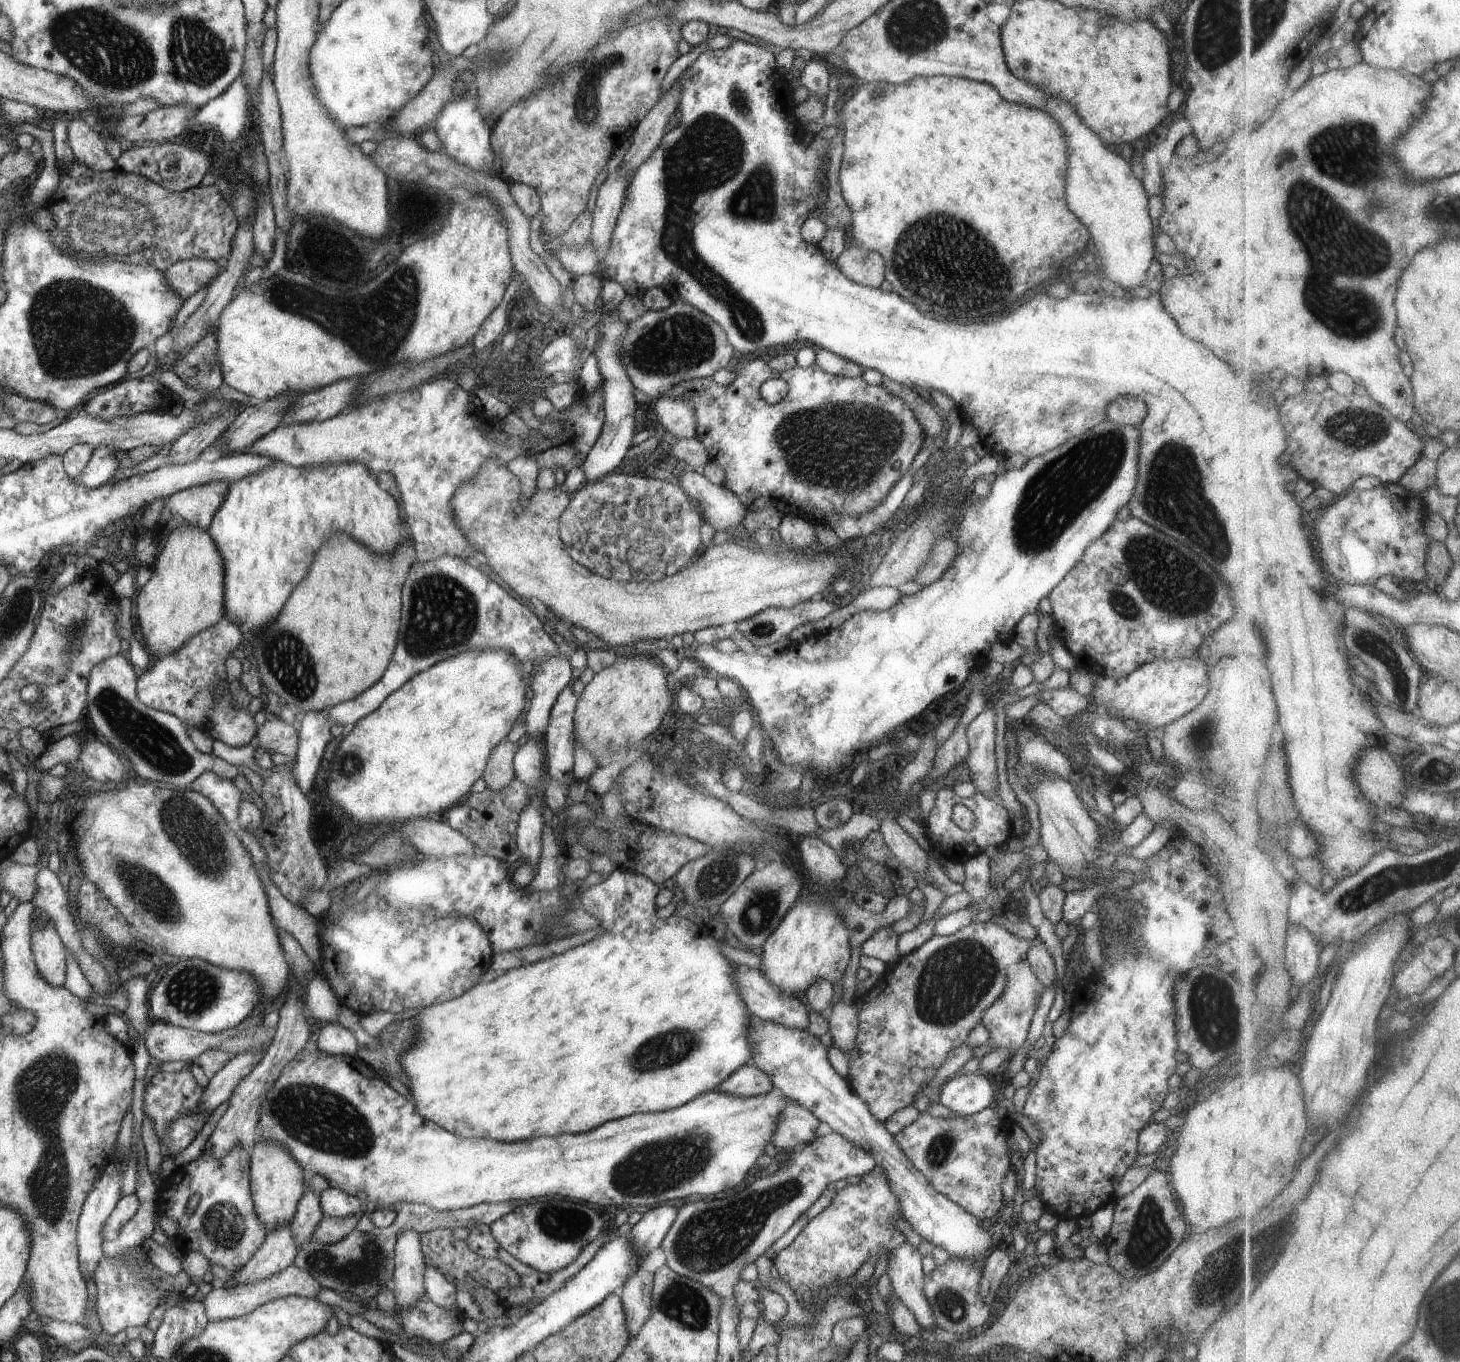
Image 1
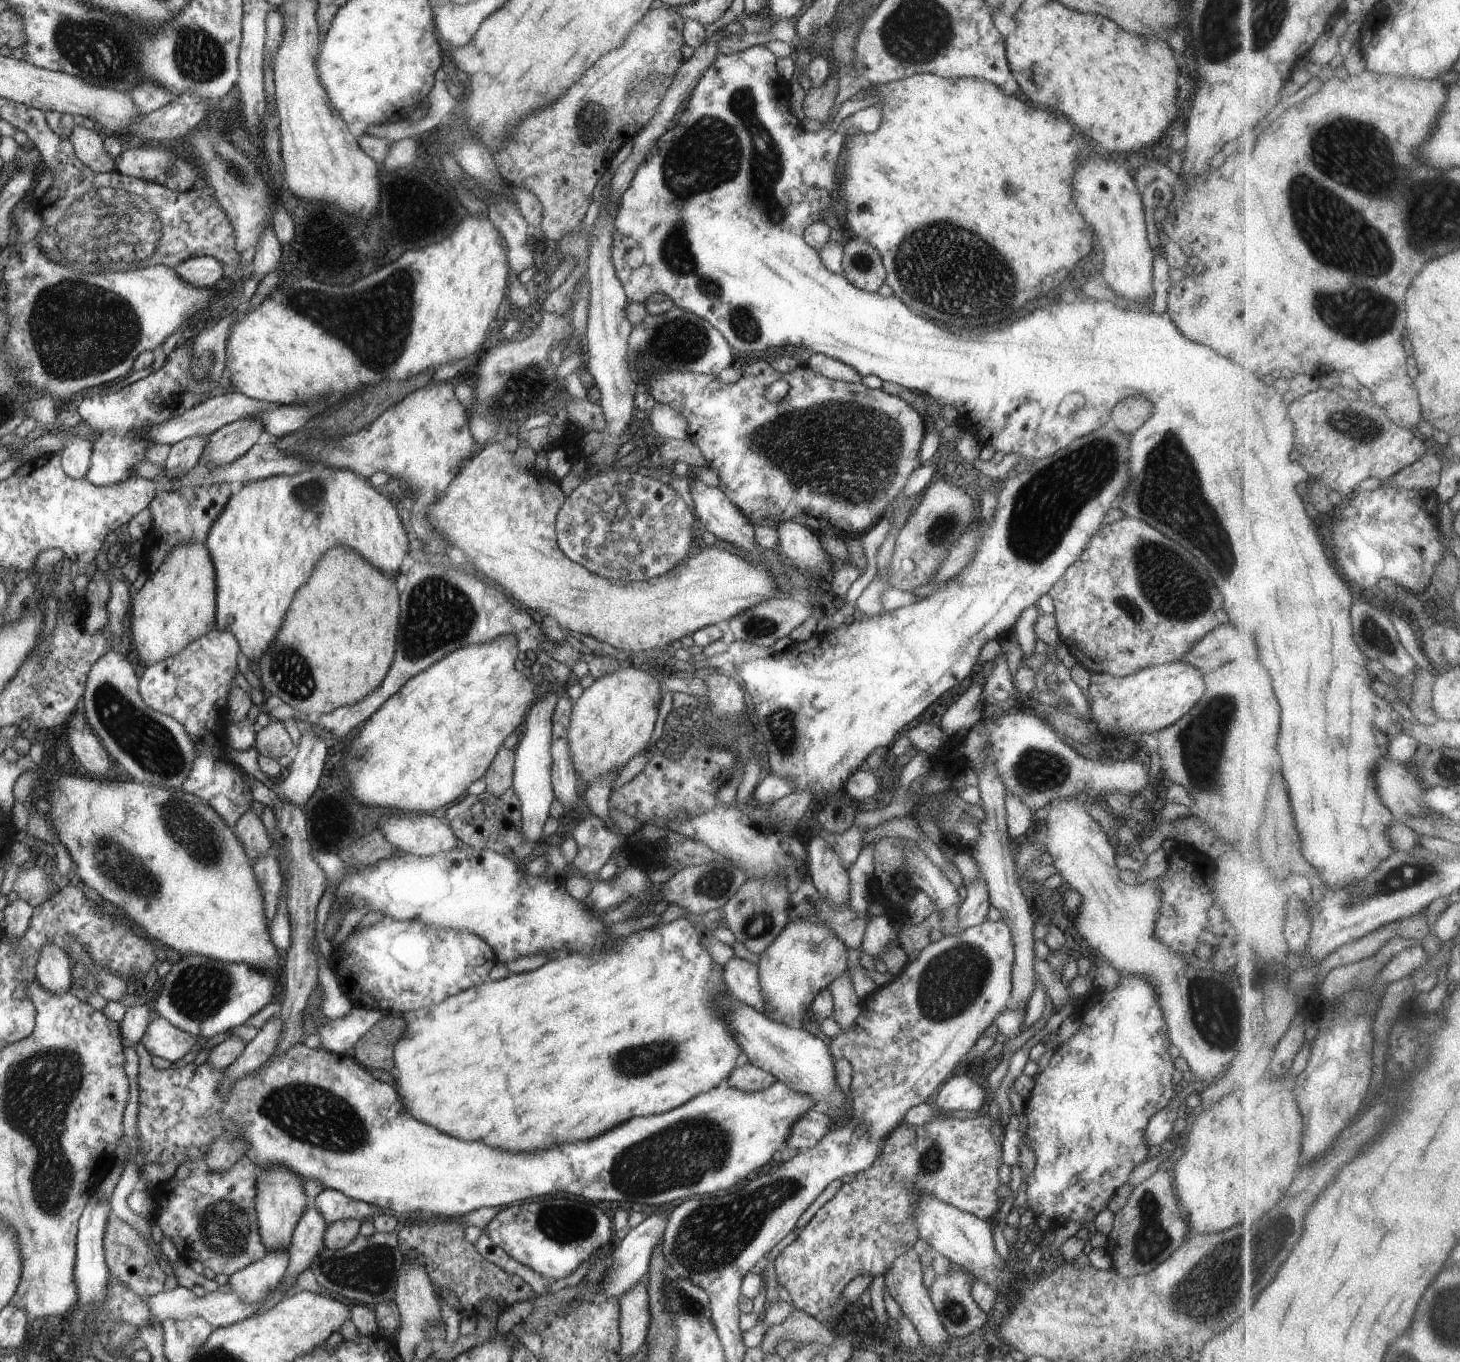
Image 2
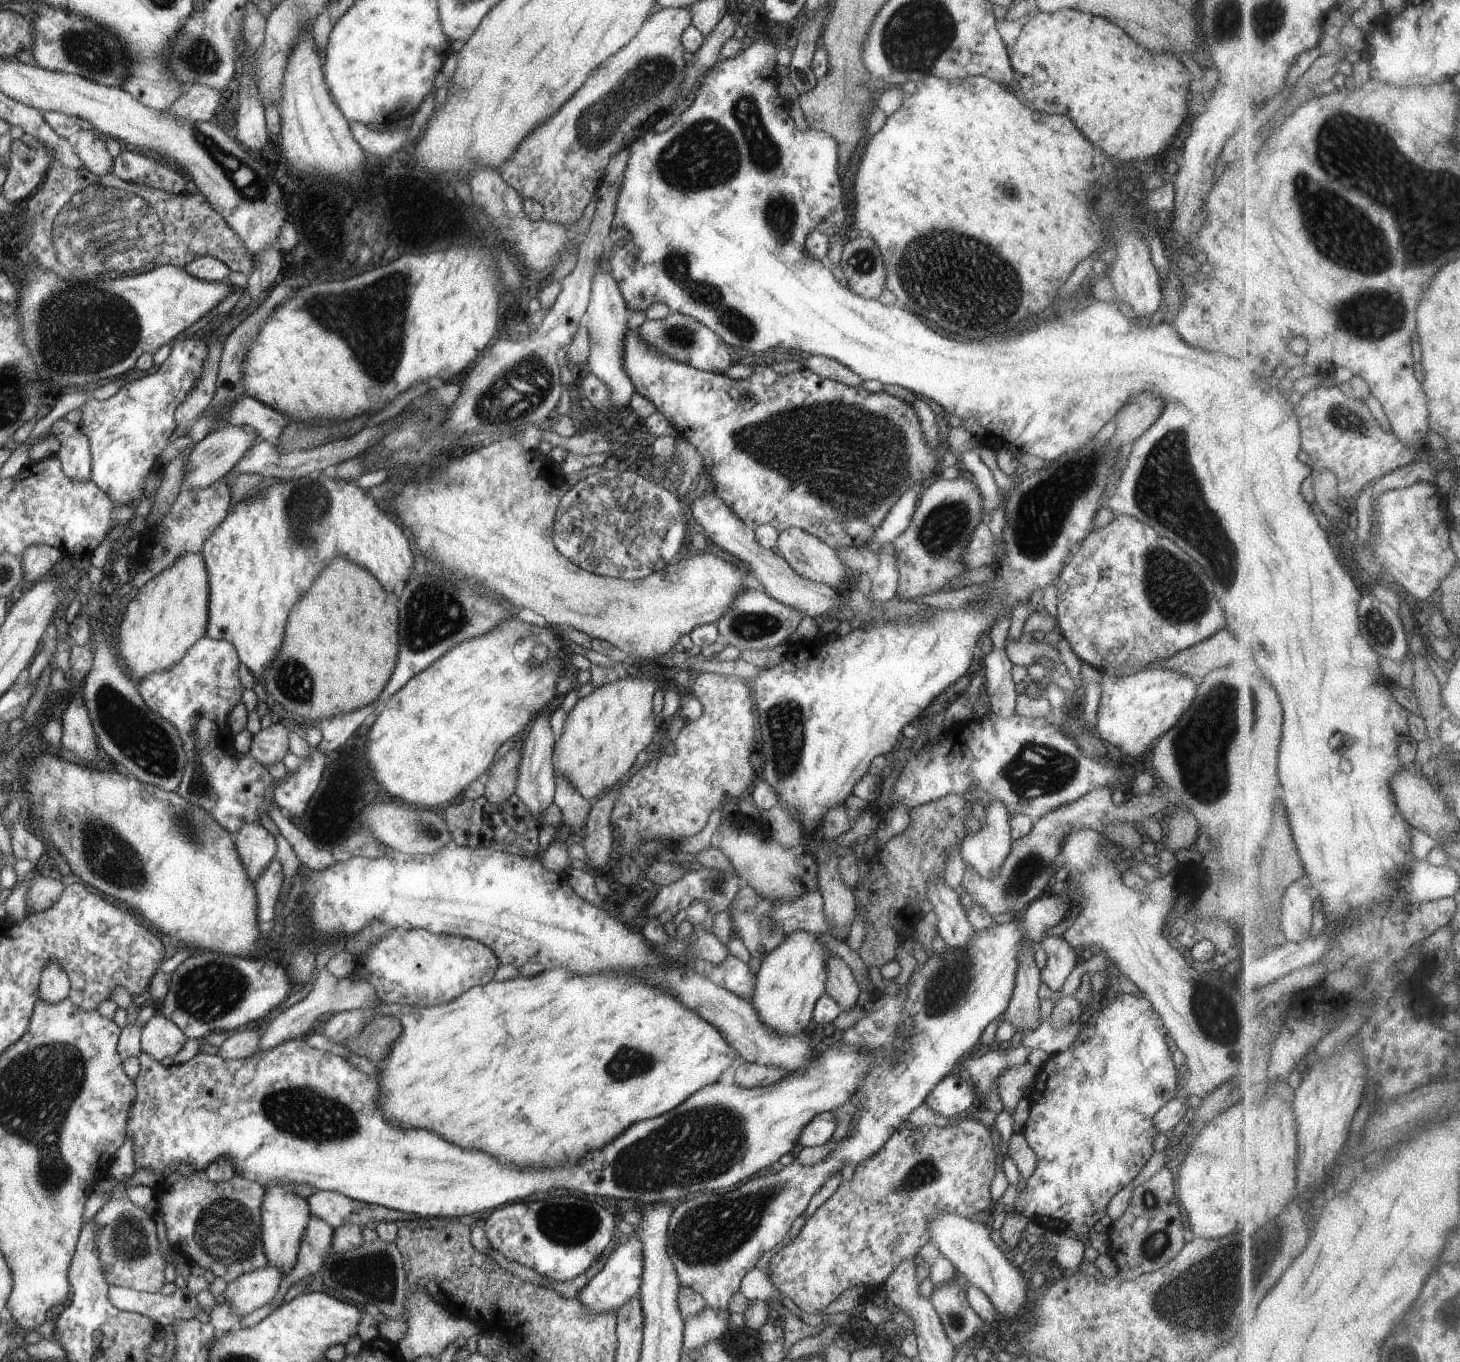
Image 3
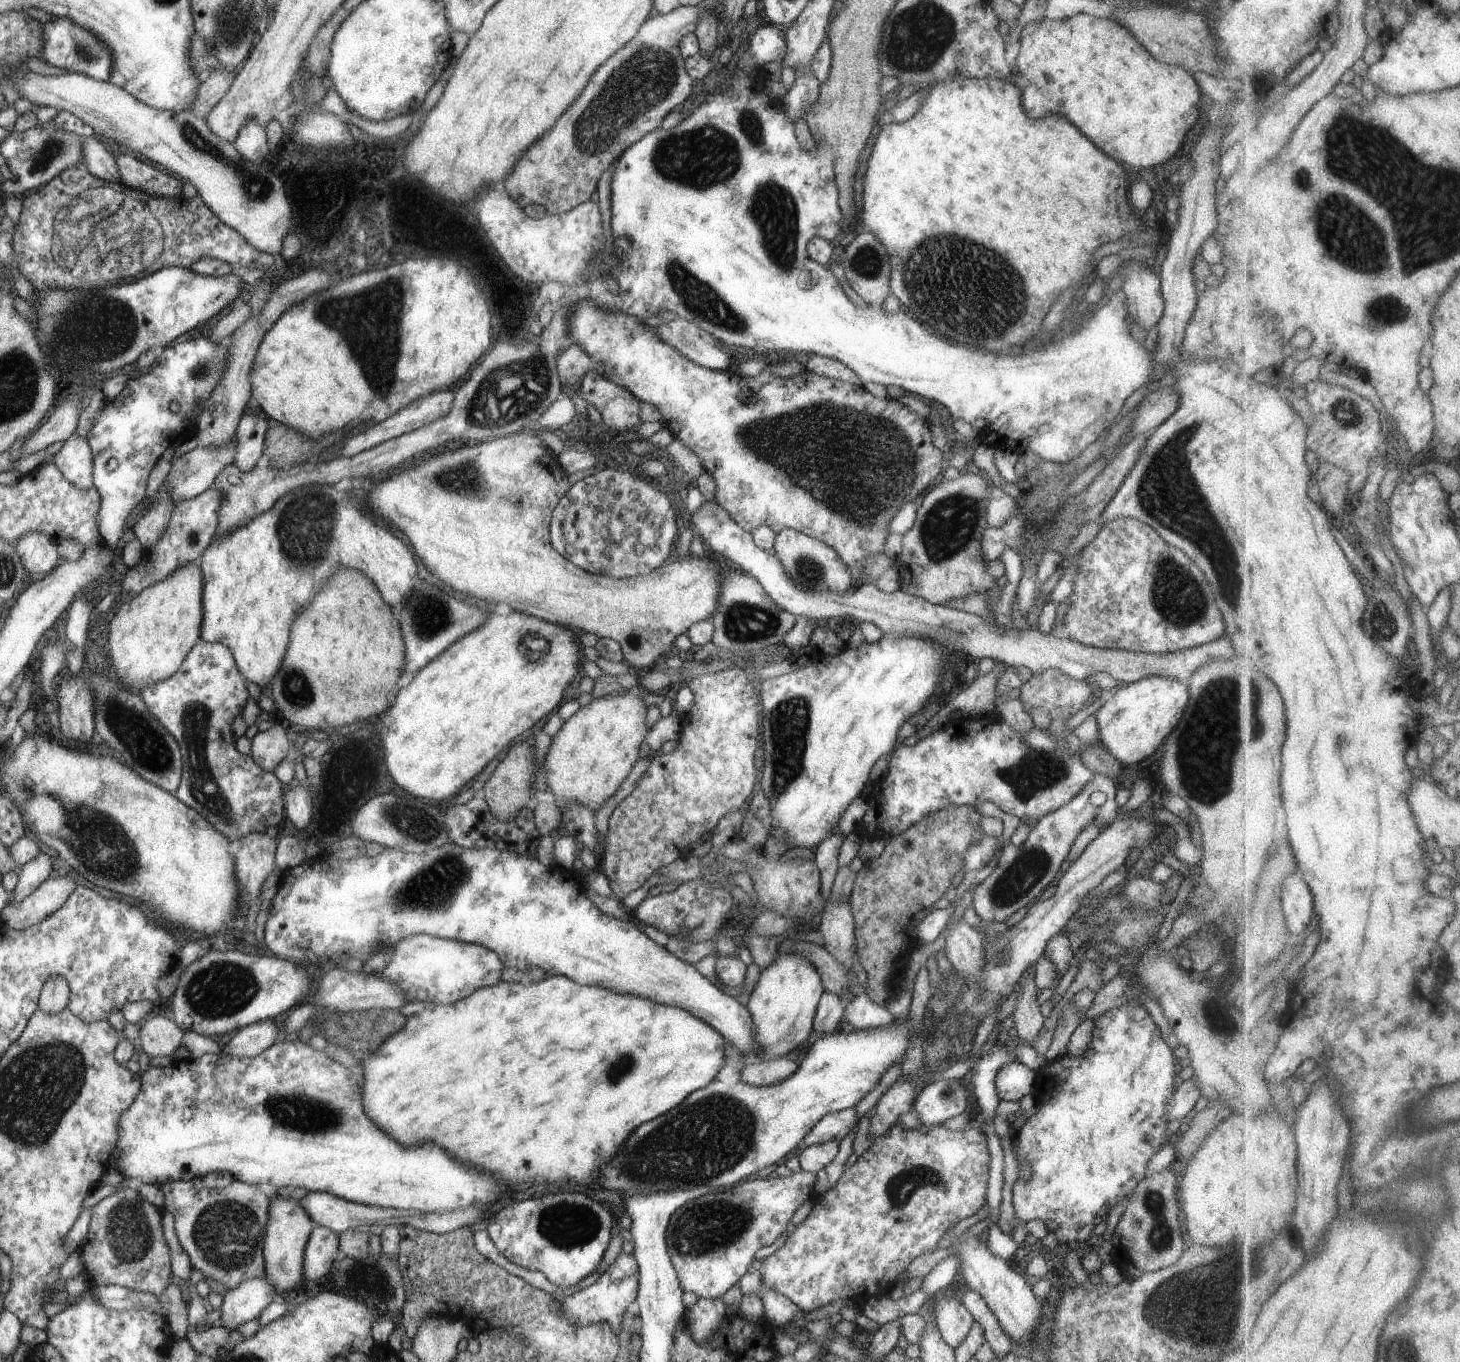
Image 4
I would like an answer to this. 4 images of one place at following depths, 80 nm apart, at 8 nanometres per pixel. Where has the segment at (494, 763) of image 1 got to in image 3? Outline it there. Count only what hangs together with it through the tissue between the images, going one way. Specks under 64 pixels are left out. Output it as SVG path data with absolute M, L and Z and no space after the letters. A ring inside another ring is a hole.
M512 748L490 768L483 794L489 803L501 807L515 793L521 758L521 749Z

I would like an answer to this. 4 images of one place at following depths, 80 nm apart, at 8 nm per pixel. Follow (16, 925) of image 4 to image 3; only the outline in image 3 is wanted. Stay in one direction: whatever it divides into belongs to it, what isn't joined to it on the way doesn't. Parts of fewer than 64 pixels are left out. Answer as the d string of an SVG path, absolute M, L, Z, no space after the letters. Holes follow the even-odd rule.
M58 873L55 876L43 876L41 874L32 878L29 886L28 914L37 913L50 908L60 898L61 892L66 887L59 880Z

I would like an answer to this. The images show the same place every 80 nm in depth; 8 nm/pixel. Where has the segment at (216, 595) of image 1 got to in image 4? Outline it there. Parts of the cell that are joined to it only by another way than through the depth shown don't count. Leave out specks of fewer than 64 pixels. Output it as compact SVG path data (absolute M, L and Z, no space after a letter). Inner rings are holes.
M188 563L162 582L145 588L138 596L118 606L118 612L110 620L105 631L108 643L104 652L108 656L111 670L115 671L115 675L126 687L140 692L141 688L166 680L178 672L185 658L192 652L193 646L201 640L204 588L205 577L200 564Z

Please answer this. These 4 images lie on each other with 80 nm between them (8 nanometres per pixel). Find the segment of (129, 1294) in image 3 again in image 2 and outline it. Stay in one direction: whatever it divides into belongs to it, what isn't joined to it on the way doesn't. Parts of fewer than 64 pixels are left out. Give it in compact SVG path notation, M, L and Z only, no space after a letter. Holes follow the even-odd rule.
M180 1285L173 1290L162 1291L161 1293L144 1298L144 1300L146 1300L146 1304L148 1304L149 1309L153 1312L153 1319L160 1324L168 1319L185 1321L192 1317L202 1317L215 1329L246 1320L252 1316L258 1305L261 1305L261 1302L256 1305L249 1305L242 1302L242 1299L236 1296L234 1291L229 1291L226 1294L217 1291L206 1292L205 1296L198 1297L187 1287Z

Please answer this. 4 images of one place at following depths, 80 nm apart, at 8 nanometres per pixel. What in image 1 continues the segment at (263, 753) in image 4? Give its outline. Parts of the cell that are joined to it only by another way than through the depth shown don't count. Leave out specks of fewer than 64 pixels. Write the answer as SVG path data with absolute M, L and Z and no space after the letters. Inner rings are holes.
M270 715L268 720L257 728L256 742L271 755L284 754L294 759L297 753L299 732L296 726L284 722L281 718Z

